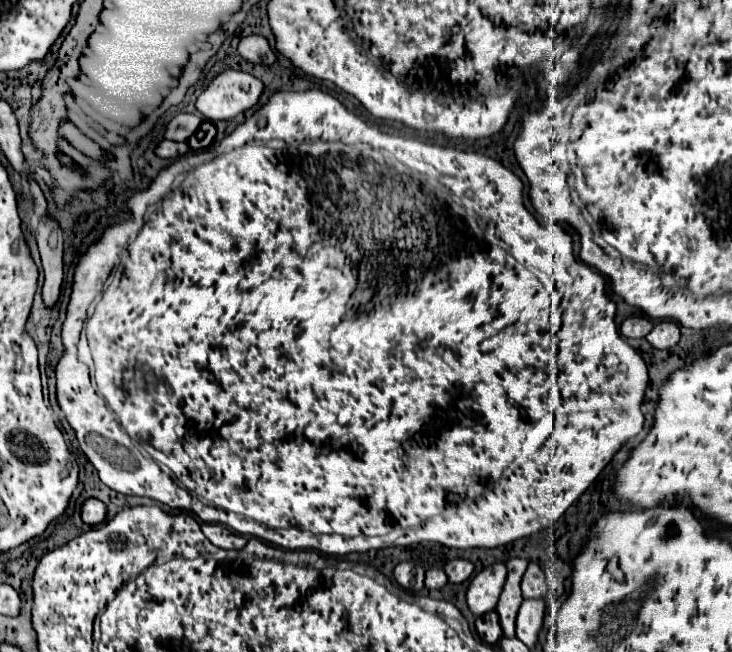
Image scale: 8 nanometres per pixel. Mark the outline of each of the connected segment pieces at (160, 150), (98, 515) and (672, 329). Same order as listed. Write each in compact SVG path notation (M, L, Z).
M162 140L162 142L158 142L158 146L156 146L156 154L160 156L160 158L180 158L180 156L184 156L184 154L188 154L188 144L186 142L170 142L170 140Z
M88 498L80 508L80 518L86 524L100 524L106 518L106 506L96 498Z
M660 322L654 330L646 336L646 340L658 350L670 350L680 340L680 328L674 322Z

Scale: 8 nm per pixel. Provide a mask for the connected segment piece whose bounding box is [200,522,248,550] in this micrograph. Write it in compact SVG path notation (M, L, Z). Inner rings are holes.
M200 524L204 536L218 548L224 548L224 550L240 550L244 548L244 544L248 542L246 536L240 536L240 534L234 534L230 532L228 528L224 526L218 526L218 524Z

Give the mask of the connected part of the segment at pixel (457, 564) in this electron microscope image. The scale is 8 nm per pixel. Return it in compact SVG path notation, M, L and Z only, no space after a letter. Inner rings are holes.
M458 558L458 560L450 560L450 562L444 566L444 572L446 572L446 576L448 576L450 582L460 584L460 582L464 582L464 580L468 580L468 578L472 576L474 566L472 566L470 560L460 560L460 558Z

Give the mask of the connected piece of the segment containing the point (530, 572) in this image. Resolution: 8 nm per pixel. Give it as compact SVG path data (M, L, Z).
M530 562L522 576L522 594L524 598L546 598L548 594L546 576L536 562Z

